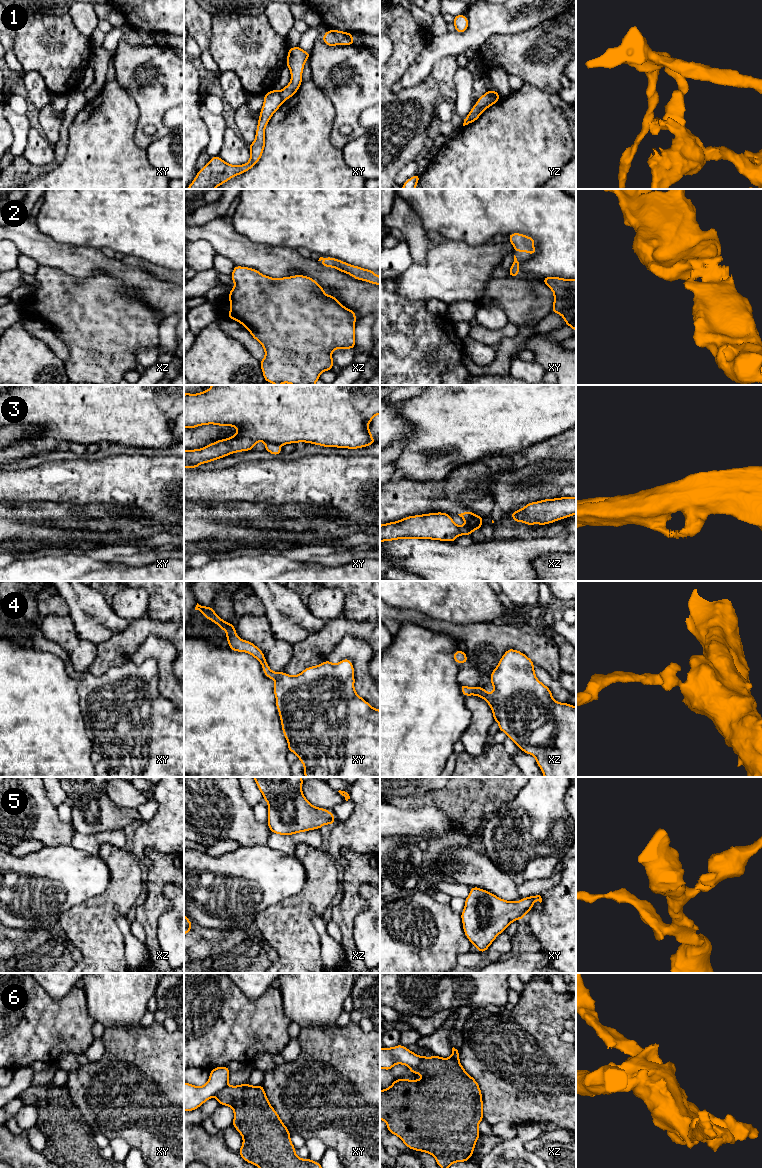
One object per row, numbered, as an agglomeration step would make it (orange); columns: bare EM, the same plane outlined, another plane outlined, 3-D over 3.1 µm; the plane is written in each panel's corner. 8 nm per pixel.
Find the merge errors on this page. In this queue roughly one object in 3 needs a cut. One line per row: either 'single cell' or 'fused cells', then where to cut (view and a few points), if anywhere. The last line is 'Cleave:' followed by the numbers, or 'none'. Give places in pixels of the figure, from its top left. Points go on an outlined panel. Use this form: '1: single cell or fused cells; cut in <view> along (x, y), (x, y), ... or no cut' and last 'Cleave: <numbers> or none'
1: fused cells; cut in xy along (279, 91), (284, 100)
2: single cell; no cut
3: fused cells; cut in xy along (265, 442), (274, 442), (280, 445)
4: single cell; no cut
5: single cell; no cut
6: fused cells; cut in xz along (420, 1056), (420, 1062), (415, 1066), (409, 1067)
Cleave: 1, 3, 6

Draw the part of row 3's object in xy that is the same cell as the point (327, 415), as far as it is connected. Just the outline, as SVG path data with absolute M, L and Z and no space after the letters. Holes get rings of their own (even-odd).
M212 385L208 390L201 393L184 394L184 428L195 428L201 425L214 424L219 426L233 426L238 429L238 432L231 438L218 440L201 449L184 450L184 468L197 468L200 464L208 463L236 452L249 451L254 449L255 444L260 441L280 445L306 442L324 447L349 449L366 447L376 442L367 424L371 423L373 417L378 414L380 414L380 385Z

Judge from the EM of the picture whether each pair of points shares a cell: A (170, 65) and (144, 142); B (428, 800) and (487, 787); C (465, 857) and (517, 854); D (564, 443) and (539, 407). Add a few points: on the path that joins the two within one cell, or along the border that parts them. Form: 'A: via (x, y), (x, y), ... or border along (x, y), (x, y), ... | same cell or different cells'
A: via (157, 84), (151, 113), (142, 123) | same cell
B: via (443, 799), (469, 799), (472, 796) | same cell
C: border along (483, 852), (503, 872) | different cells
D: border along (565, 430), (537, 443) | different cells

